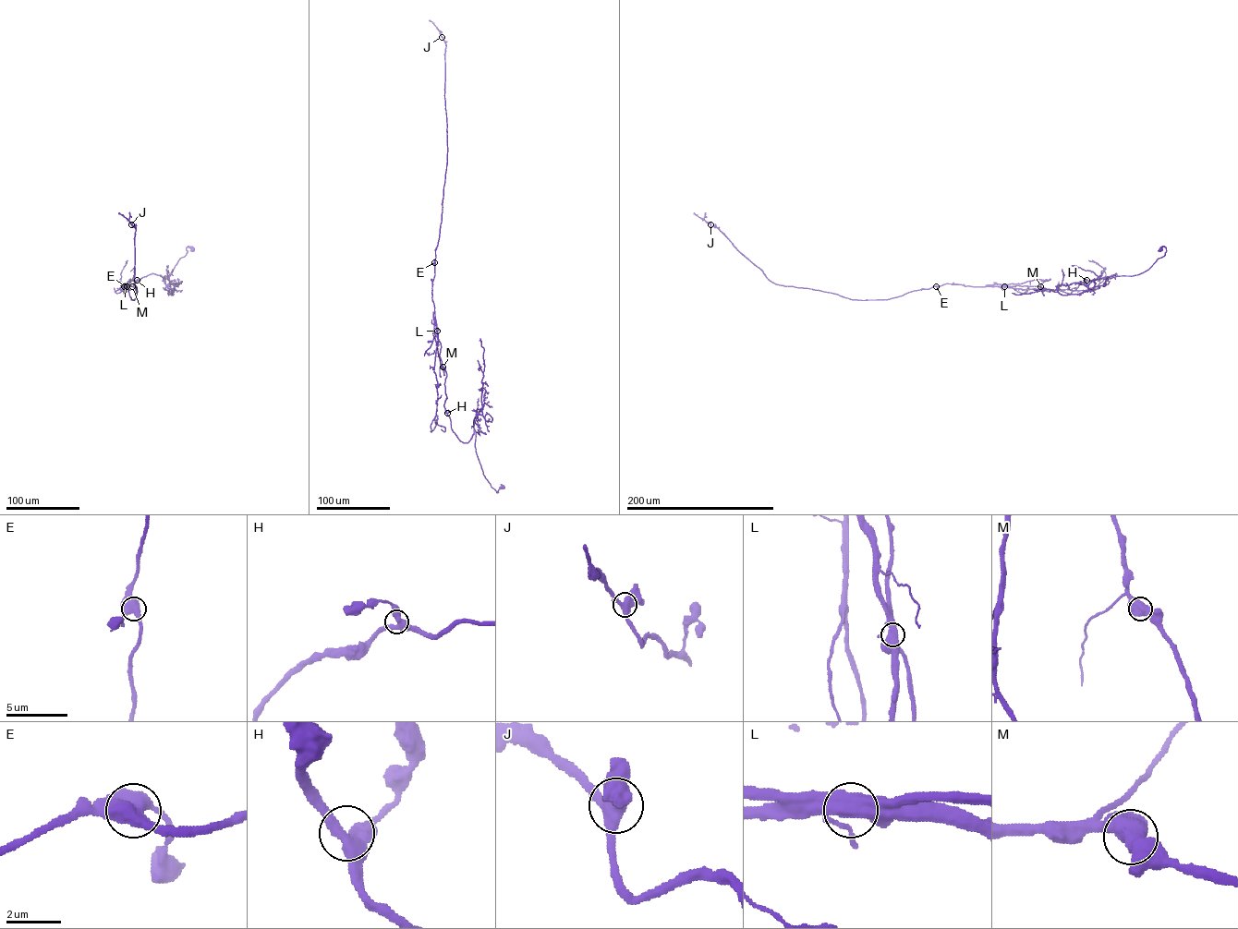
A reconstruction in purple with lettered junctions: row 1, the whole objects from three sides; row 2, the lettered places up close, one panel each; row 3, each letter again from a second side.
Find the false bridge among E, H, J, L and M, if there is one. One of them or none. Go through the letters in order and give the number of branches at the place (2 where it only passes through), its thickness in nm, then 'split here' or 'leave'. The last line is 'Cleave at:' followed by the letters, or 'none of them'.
E: 3 branches meet; 600 nm thick; leave
H: 3 branches meet; 480 nm thick; leave
J: 3 branches meet; 460 nm thick; leave
L: 3 branches meet; 600 nm thick; split here
M: 3 branches meet; 600 nm thick; leave
Cleave at: L

